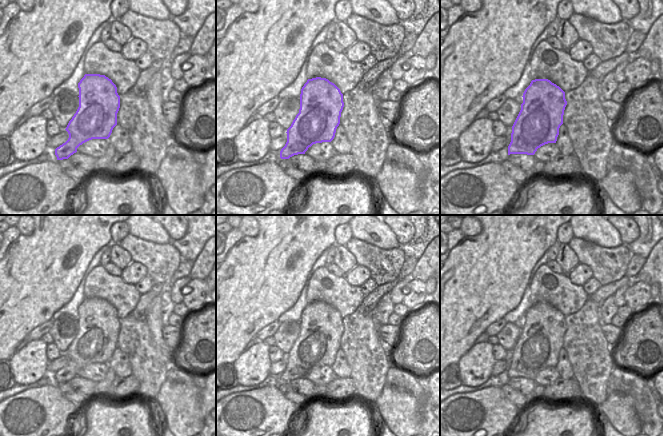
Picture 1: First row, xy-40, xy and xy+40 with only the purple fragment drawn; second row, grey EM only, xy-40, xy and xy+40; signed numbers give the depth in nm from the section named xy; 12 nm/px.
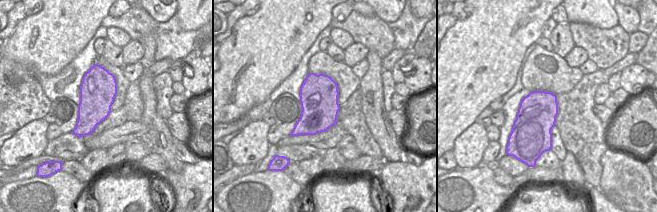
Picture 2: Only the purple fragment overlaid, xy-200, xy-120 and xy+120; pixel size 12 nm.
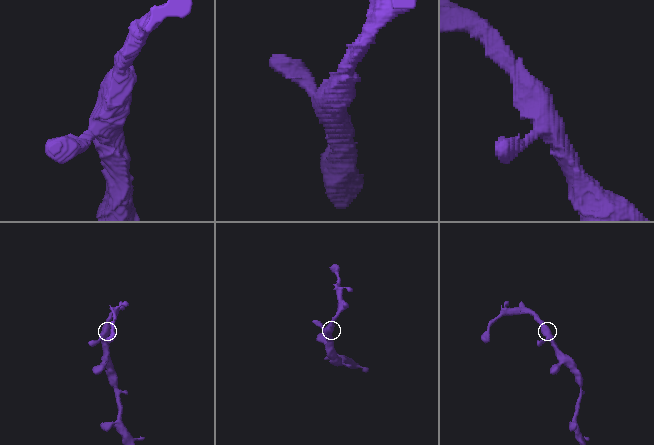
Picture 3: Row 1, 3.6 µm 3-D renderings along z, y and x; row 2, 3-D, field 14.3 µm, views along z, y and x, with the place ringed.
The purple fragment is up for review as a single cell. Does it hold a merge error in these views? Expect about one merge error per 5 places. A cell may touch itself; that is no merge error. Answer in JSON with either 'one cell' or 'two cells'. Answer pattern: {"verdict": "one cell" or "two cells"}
{"verdict": "one cell"}

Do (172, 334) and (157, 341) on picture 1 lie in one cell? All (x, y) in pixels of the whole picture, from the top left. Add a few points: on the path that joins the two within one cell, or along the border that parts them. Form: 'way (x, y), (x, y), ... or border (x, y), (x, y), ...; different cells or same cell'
border (162, 326), (162, 338), (171, 349); different cells

